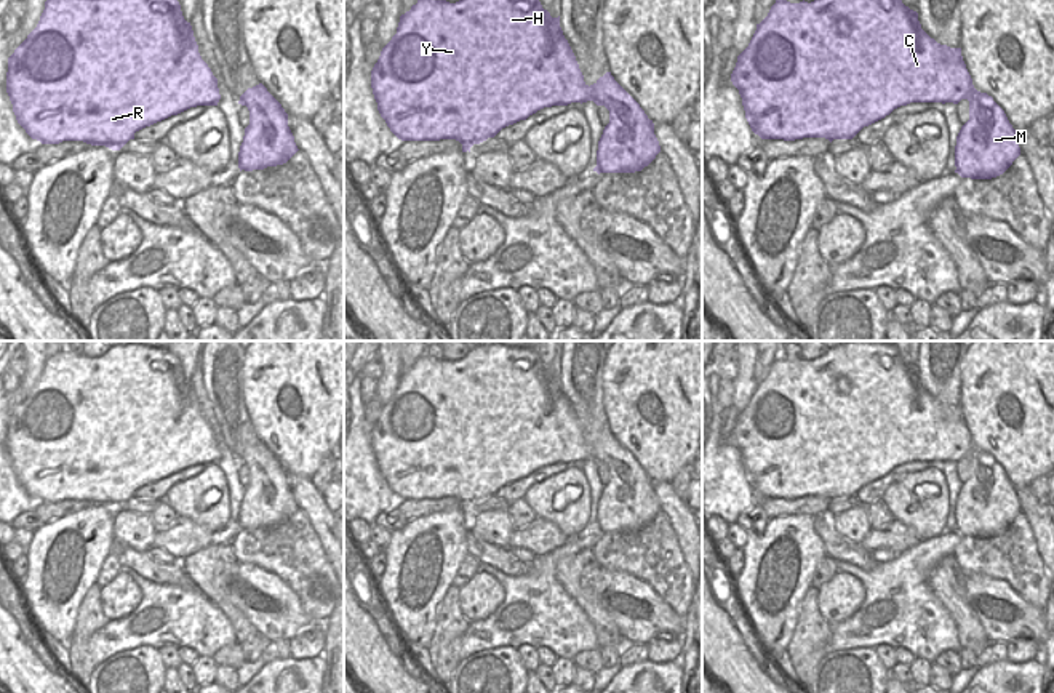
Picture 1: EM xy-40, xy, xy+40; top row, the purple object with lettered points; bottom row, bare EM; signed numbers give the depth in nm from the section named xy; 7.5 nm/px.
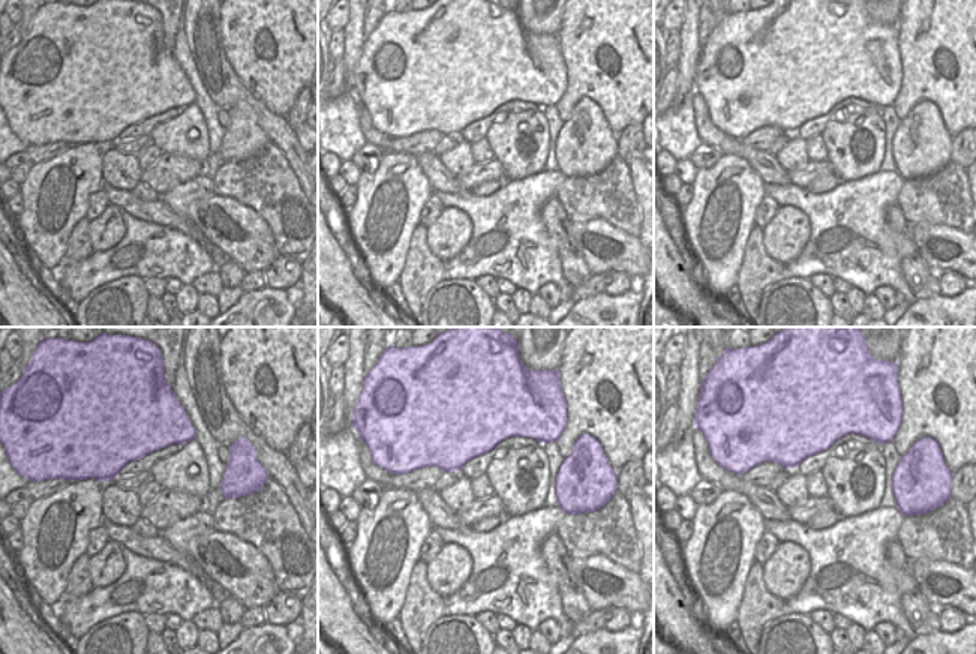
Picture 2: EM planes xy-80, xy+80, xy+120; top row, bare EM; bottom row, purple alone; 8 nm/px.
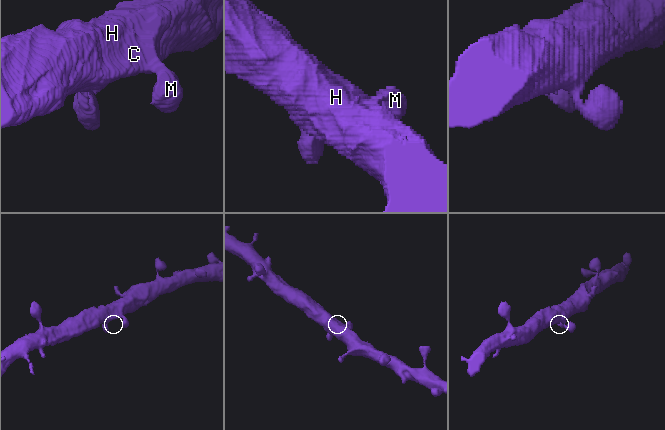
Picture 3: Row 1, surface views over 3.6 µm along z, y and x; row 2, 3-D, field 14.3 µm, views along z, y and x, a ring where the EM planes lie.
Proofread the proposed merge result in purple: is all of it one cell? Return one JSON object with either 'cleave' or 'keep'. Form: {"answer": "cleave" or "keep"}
{"answer": "keep"}

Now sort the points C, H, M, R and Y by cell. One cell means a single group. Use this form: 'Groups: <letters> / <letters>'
Groups: C H M R Y.

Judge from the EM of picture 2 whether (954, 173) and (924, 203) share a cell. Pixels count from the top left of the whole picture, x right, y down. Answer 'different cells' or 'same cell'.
same cell

